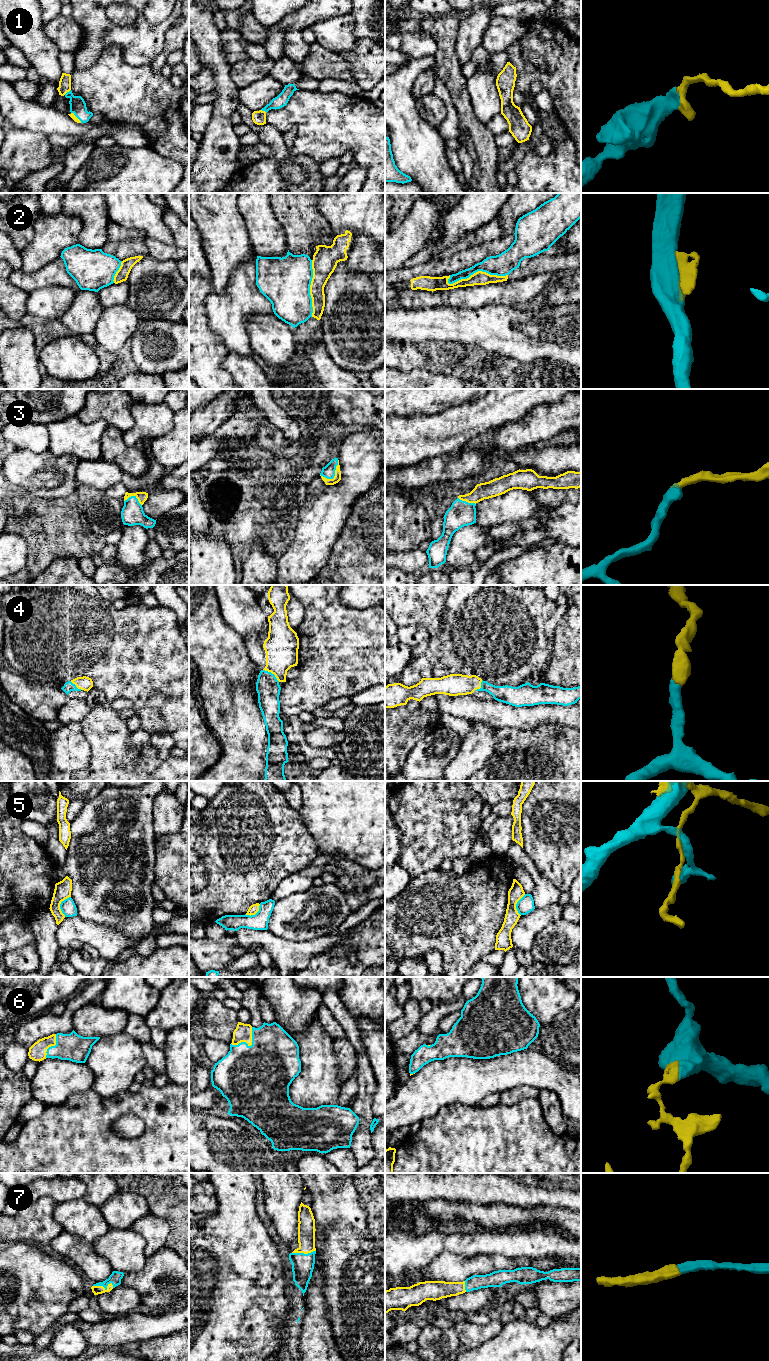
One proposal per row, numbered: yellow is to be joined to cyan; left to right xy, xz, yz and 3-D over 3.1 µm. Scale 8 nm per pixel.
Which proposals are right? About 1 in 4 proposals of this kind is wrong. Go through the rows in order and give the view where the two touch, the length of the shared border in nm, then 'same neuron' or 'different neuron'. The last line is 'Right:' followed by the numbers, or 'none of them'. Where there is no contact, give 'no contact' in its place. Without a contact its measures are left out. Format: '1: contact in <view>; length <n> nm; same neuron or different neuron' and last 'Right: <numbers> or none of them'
1: contact in xy; length 70 nm; same neuron
2: contact in yz; length 500 nm; different neuron
3: contact in xz; length 200 nm; same neuron
4: contact in xz; length 170 nm; same neuron
5: contact in xy; length 180 nm; different neuron
6: contact in xz; length 220 nm; same neuron
7: contact in xy; length 170 nm; same neuron
Right: 1, 3, 4, 6, 7

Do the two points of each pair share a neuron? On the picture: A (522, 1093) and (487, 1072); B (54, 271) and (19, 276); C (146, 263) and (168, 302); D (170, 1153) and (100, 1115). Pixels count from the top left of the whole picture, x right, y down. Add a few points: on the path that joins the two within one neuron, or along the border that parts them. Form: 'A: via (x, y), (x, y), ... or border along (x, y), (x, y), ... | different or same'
A: border along (537, 1088), (529, 1086), (512, 1087), (499, 1093) | different
B: via (45, 277), (28, 277) | same
C: via (148, 273), (149, 280), (160, 292) | same
D: via (150, 1153), (126, 1153), (108, 1135) | same

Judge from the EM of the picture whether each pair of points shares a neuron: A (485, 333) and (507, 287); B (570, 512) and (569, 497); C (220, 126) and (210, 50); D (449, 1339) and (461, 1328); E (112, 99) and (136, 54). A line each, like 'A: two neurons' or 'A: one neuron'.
A: two neurons
B: two neurons
C: one neuron
D: two neurons
E: two neurons

